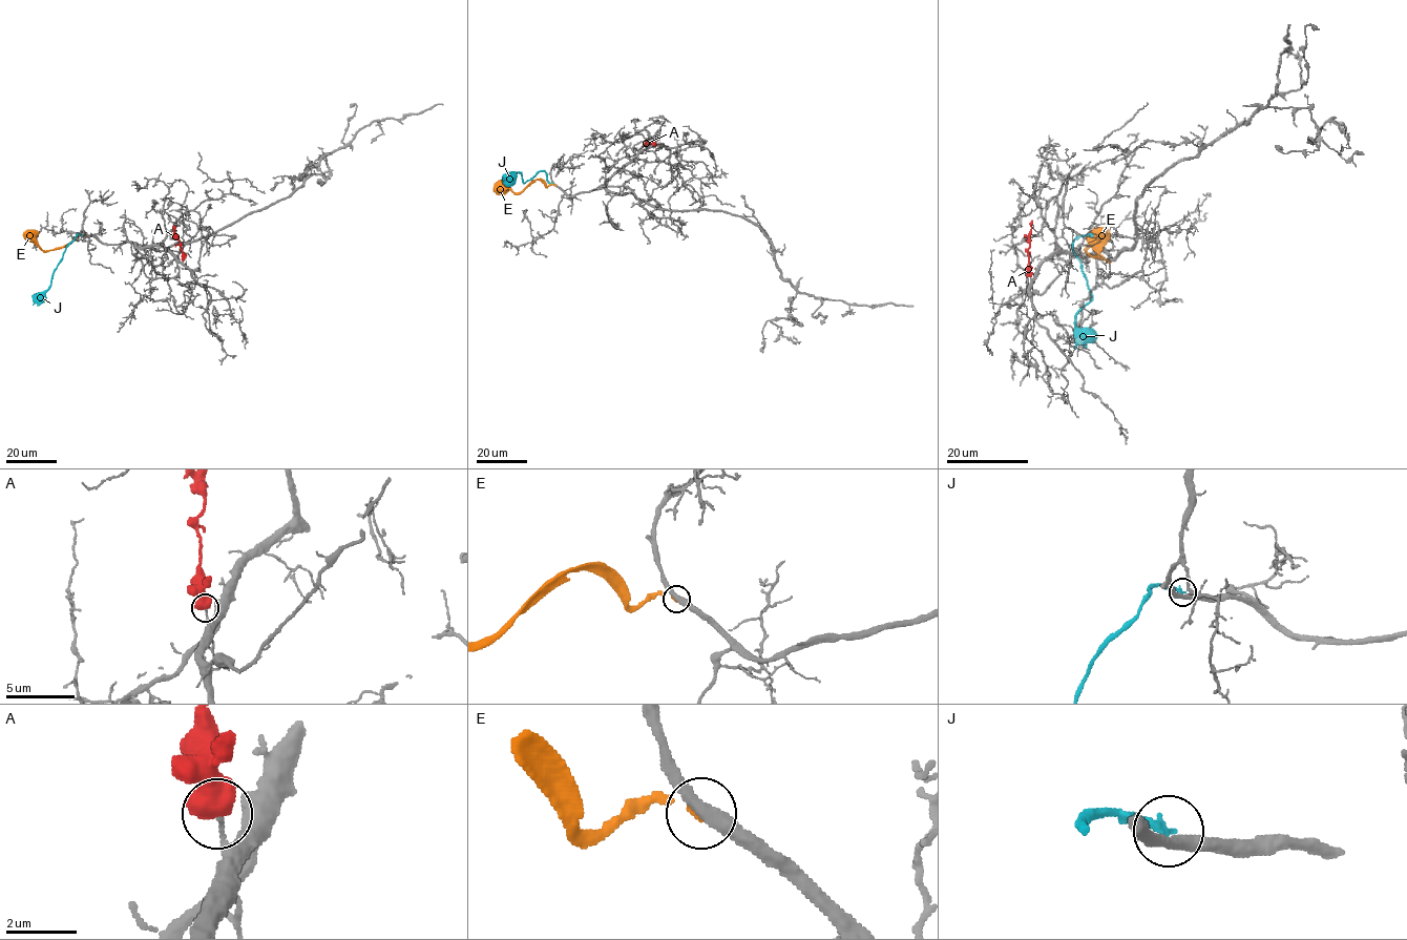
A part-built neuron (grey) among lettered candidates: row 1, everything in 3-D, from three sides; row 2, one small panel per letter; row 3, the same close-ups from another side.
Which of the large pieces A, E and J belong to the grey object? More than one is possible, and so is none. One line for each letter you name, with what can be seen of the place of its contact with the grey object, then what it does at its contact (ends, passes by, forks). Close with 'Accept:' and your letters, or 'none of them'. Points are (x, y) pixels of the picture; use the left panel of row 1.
Accept: none of them

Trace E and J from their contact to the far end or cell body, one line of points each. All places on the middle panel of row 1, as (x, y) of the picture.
E: (554, 185), (547, 186), (534, 180), (515, 193), (504, 185), (498, 187)
J: (552, 184), (544, 171), (524, 183), (521, 173), (509, 172), (503, 180)

